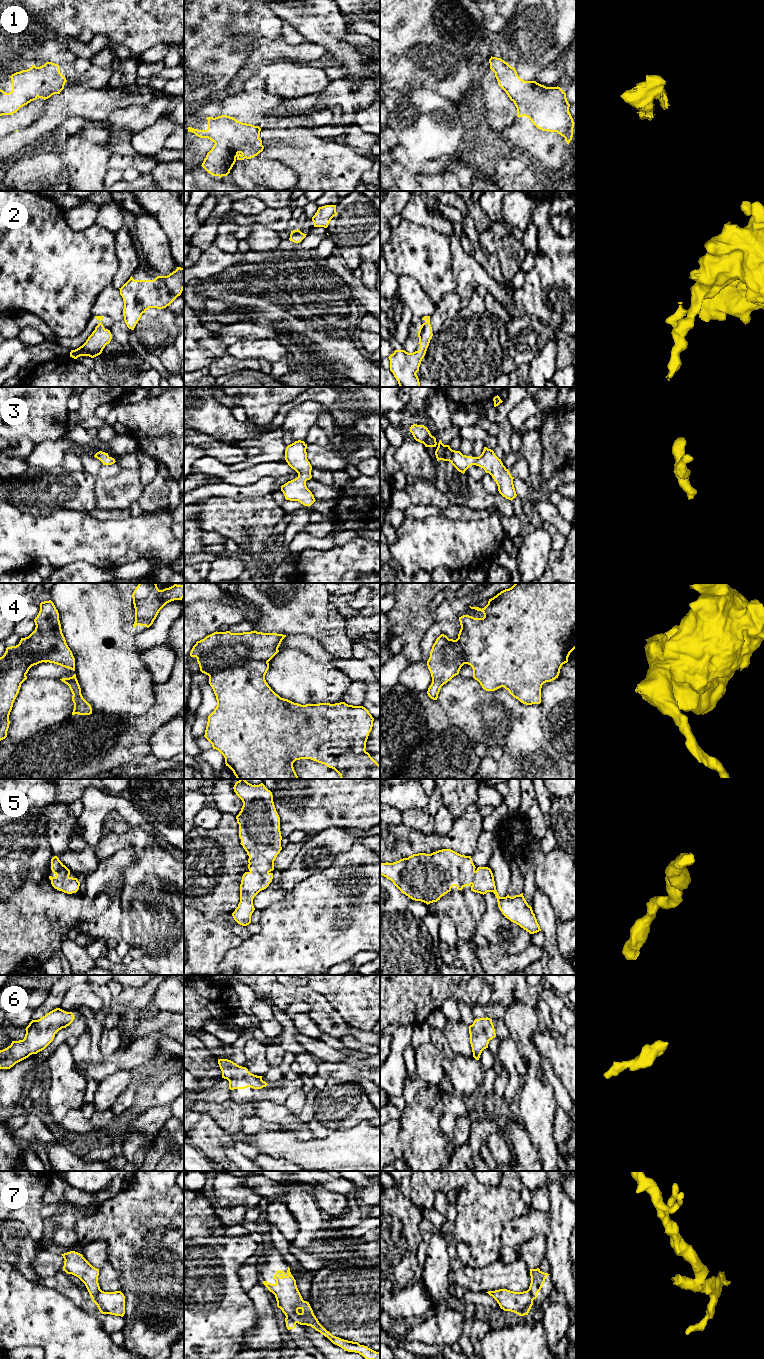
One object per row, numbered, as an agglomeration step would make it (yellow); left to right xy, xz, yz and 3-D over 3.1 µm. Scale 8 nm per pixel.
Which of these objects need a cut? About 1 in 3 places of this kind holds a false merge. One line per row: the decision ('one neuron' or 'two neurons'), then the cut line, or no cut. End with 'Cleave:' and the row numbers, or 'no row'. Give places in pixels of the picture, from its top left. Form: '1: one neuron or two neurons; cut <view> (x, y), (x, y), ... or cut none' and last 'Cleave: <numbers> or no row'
1: one neuron; cut none
2: one neuron; cut none
3: one neuron; cut none
4: two neurons; cut xz (267, 661), (249, 661), (239, 666), (229, 666), (209, 676)
5: one neuron; cut none
6: one neuron; cut none
7: two neurons; cut xz (286, 1316), (296, 1322)
Cleave: 4, 7

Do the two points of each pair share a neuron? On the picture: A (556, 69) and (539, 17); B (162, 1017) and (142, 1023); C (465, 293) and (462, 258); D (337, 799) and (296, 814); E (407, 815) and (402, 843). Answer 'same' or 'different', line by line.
A: different
B: same
C: same
D: same
E: different

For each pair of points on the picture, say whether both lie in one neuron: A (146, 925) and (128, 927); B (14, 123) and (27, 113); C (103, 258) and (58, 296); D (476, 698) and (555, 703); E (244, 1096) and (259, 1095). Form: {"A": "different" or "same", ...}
{"A": "same", "B": "same", "C": "same", "D": "different", "E": "same"}

